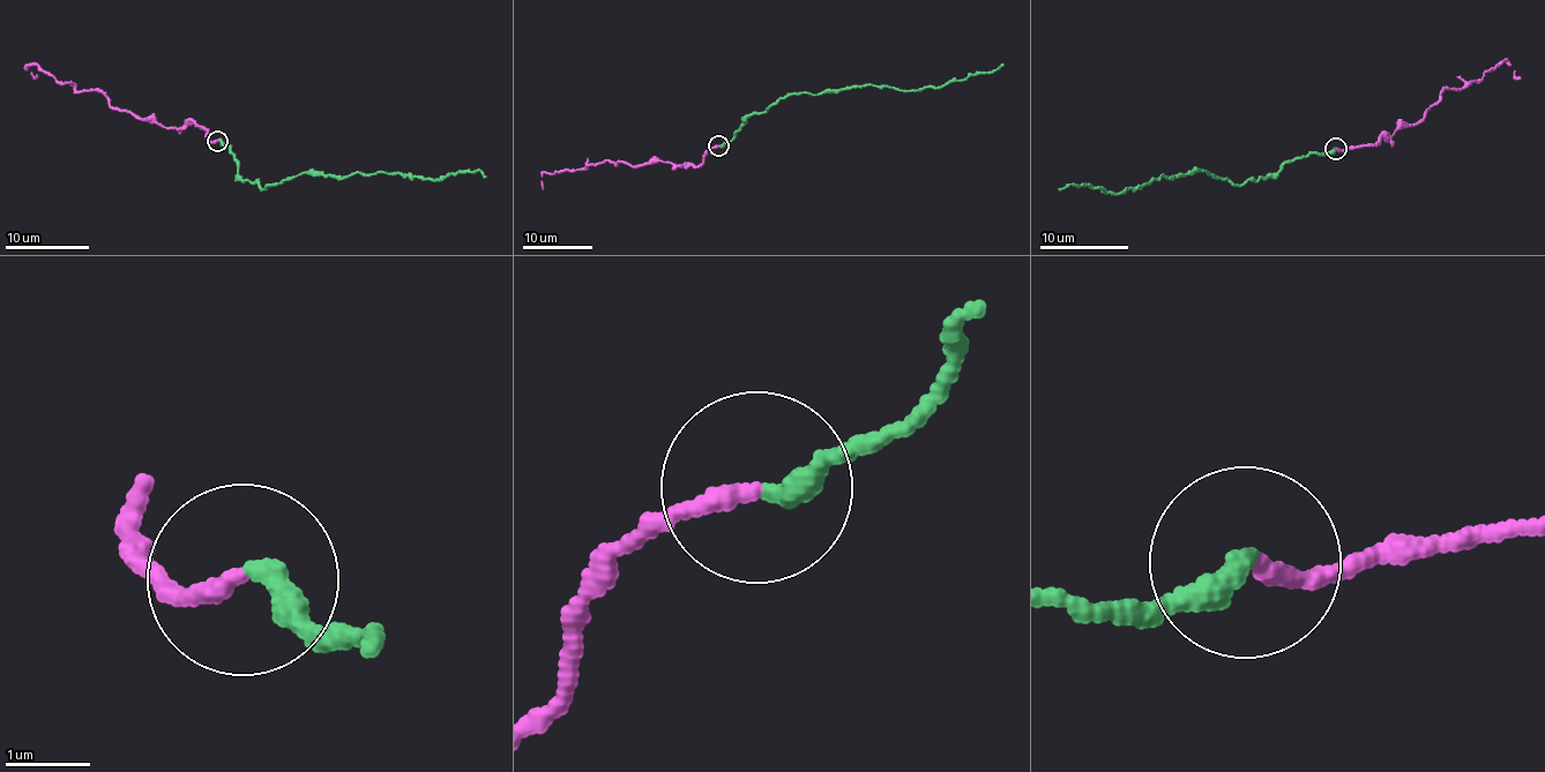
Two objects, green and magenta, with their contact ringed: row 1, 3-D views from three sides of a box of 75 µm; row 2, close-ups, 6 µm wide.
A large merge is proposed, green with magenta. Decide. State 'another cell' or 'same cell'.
another cell

